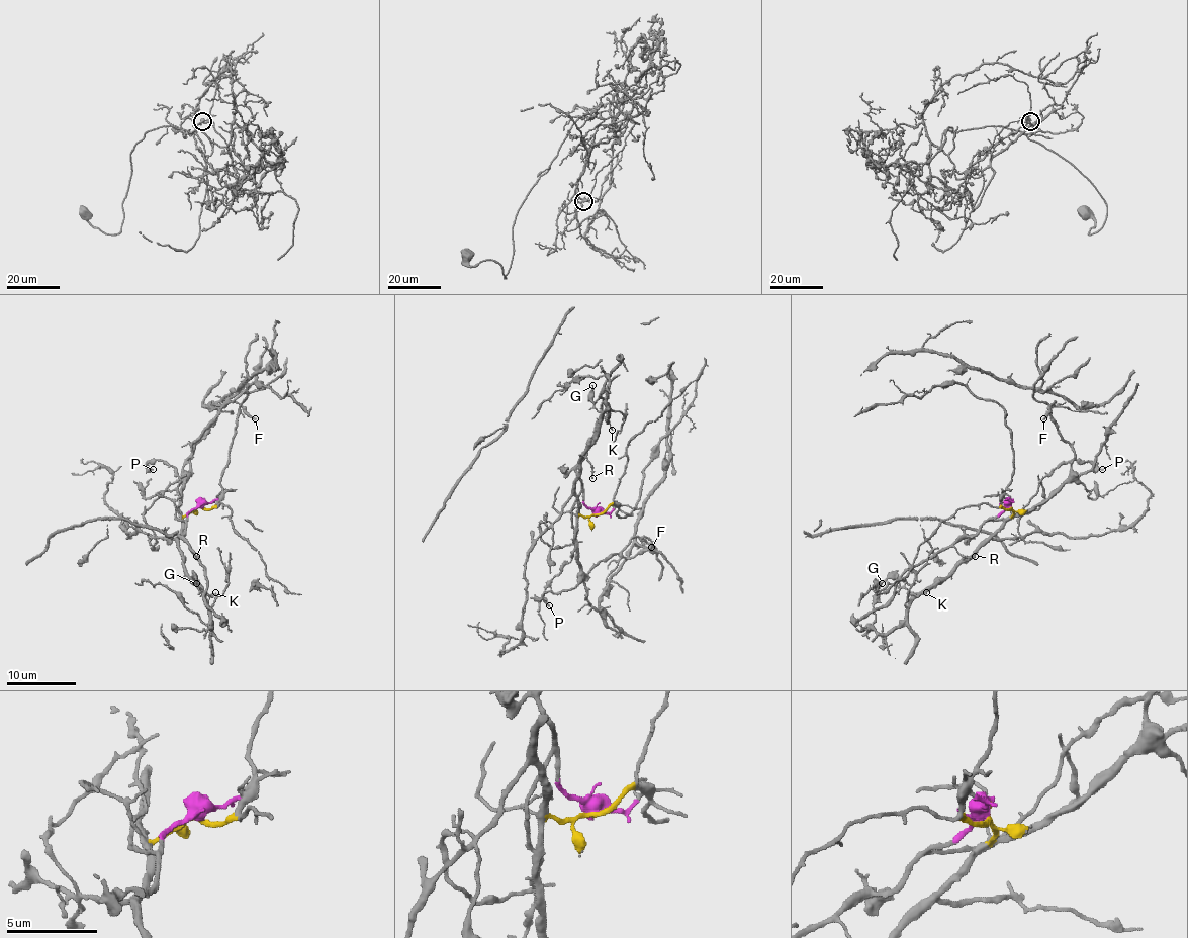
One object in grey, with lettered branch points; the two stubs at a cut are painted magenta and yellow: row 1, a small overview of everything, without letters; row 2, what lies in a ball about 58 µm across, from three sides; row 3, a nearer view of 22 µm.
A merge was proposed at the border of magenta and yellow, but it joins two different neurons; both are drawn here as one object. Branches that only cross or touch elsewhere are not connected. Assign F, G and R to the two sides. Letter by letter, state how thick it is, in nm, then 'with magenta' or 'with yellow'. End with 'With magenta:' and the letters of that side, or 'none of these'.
F: 200 nm thick; with yellow
G: 140 nm thick; with magenta
R: 90 nm thick; with magenta
With magenta: G, R

